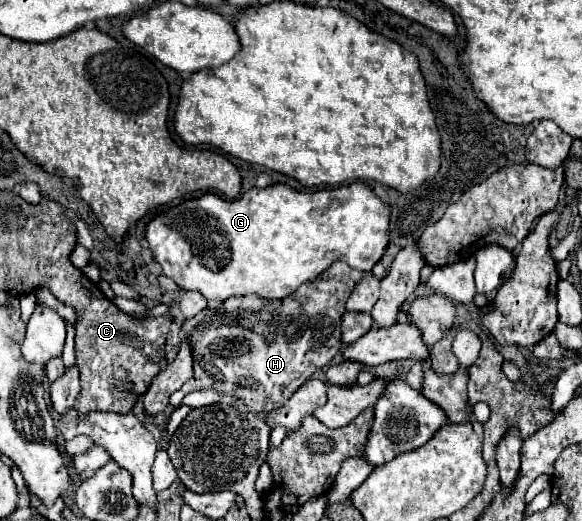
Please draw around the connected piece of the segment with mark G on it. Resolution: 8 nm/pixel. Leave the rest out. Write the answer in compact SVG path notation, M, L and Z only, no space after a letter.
M356 181L350 185L342 185L342 187L334 187L334 189L318 189L318 191L296 191L288 185L270 185L266 189L250 189L244 193L244 197L228 201L222 199L214 193L206 193L198 199L192 201L184 201L178 207L172 207L170 211L156 215L148 227L146 227L146 241L150 245L150 249L154 251L154 259L162 265L162 271L166 277L174 279L178 283L180 289L186 291L200 291L208 301L226 301L230 297L246 297L246 295L258 295L262 299L282 299L292 295L302 283L306 283L308 279L316 279L322 271L326 271L334 261L344 261L346 265L350 265L356 271L372 271L372 267L382 259L384 249L388 245L388 233L390 233L390 205L384 203L380 197L374 195L374 191L370 189L370 185Z

